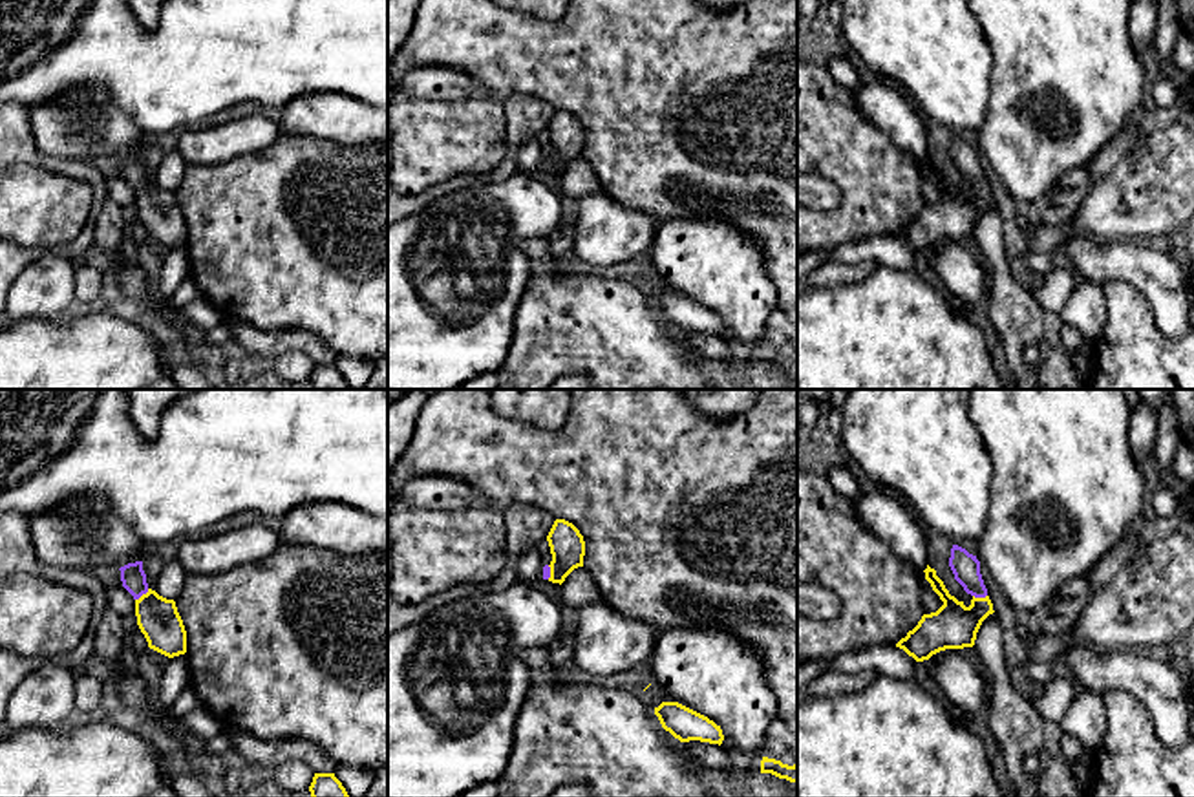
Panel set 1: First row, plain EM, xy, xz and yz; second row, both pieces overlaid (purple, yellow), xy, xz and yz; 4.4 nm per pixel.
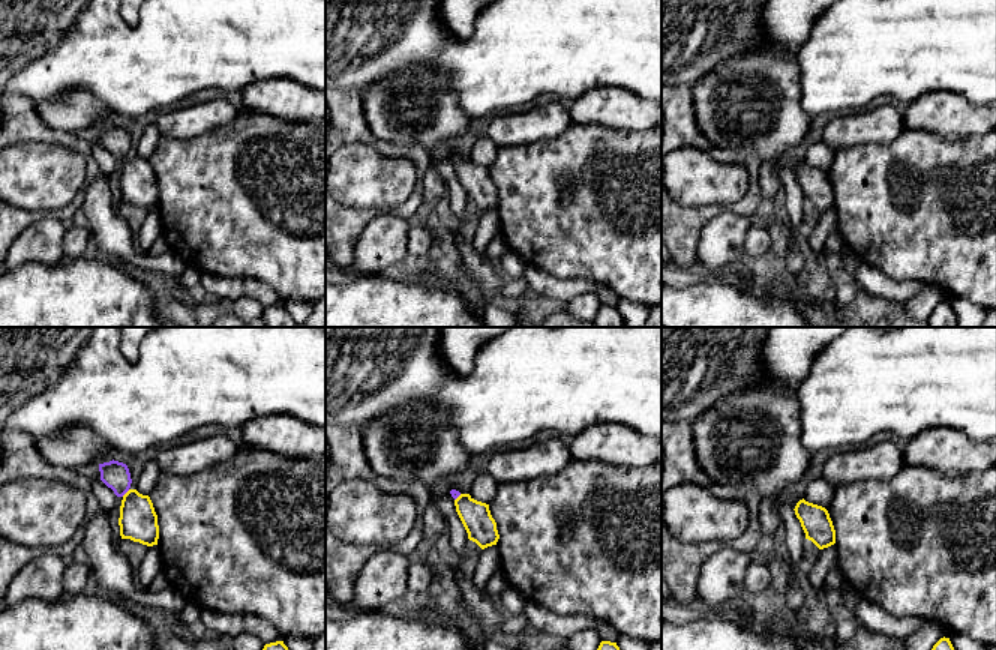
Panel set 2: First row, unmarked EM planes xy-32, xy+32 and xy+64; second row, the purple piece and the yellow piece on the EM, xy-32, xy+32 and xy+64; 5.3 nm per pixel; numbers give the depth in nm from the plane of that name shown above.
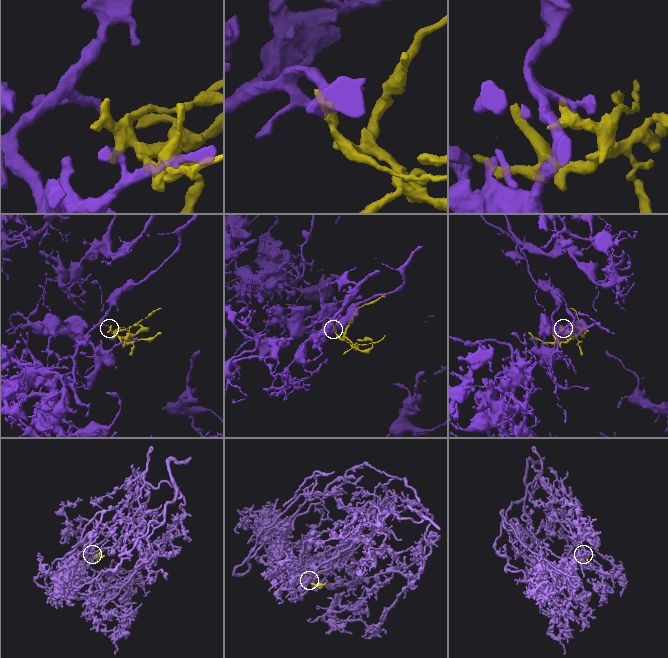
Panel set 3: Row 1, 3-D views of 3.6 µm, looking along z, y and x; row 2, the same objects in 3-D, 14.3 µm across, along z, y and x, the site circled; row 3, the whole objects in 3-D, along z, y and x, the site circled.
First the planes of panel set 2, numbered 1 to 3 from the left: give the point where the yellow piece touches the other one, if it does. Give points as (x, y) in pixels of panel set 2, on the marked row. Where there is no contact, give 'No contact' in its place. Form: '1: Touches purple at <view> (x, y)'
1: Touches purple at xy-32 (125, 493)
2: Touches purple at xy+32 (458, 496)
3: No contact

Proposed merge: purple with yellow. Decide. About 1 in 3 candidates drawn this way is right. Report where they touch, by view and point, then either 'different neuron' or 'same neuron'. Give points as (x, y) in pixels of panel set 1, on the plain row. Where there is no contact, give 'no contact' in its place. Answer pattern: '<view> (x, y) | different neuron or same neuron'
xy (141, 185) | same neuron

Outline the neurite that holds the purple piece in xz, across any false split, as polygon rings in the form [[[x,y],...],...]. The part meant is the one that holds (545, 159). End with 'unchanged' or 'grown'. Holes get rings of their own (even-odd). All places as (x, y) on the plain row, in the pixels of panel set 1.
[[[556,110],[547,126],[552,152],[543,157],[543,170],[563,174],[578,157],[583,157],[585,132],[580,121],[565,112]]] | grown

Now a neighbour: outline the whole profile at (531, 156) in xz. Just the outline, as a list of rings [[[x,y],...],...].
[[[532,137],[517,150],[517,170],[532,175],[543,170],[543,157],[539,139]]]

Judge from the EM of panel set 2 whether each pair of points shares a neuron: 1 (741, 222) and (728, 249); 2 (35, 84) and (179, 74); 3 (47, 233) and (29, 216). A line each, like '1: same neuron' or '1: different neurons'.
1: same neuron
2: same neuron
3: different neurons

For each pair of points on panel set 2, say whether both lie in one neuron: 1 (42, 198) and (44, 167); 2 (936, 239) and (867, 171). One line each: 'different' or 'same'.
1: same
2: same

